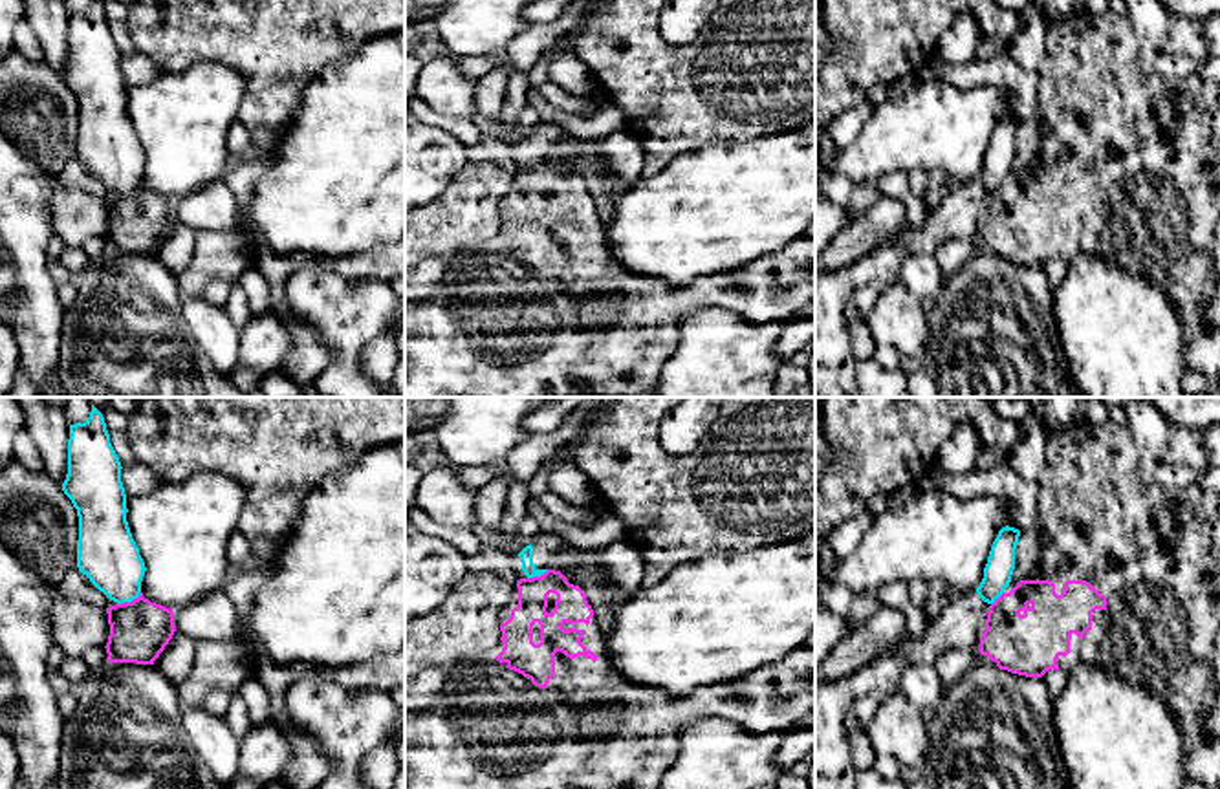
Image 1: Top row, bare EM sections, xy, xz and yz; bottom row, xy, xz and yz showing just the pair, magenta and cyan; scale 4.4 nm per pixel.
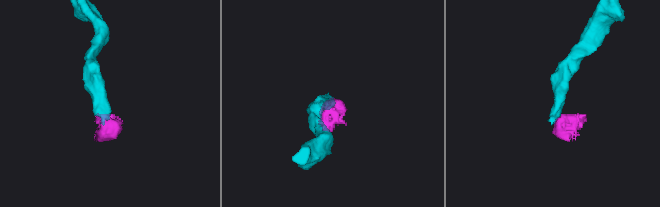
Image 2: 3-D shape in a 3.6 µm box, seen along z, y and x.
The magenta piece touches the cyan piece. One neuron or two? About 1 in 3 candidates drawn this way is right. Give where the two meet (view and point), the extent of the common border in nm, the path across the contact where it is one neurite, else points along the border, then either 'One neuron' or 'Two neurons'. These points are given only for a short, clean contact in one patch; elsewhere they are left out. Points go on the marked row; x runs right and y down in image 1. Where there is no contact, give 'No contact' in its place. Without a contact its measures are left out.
Touches magenta at xy (129, 603). Shared border 120 nm. Boundary: xy (140, 592), (130, 601), (118, 605). Two neurons

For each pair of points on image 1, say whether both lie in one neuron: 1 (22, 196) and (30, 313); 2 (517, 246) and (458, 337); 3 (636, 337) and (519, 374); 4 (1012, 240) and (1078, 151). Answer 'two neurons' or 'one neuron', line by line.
1: one neuron
2: one neuron
3: one neuron
4: one neuron

